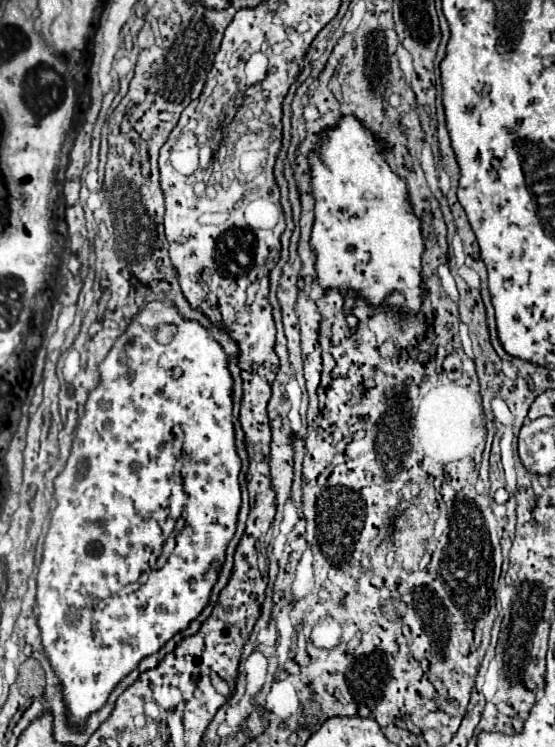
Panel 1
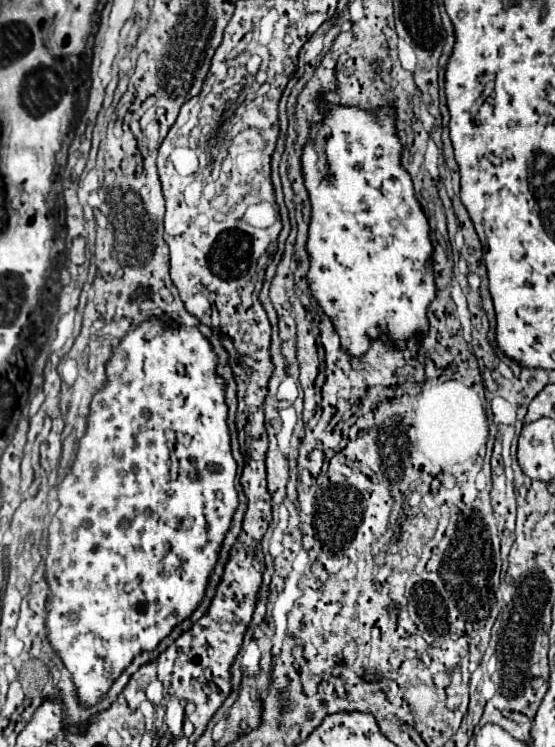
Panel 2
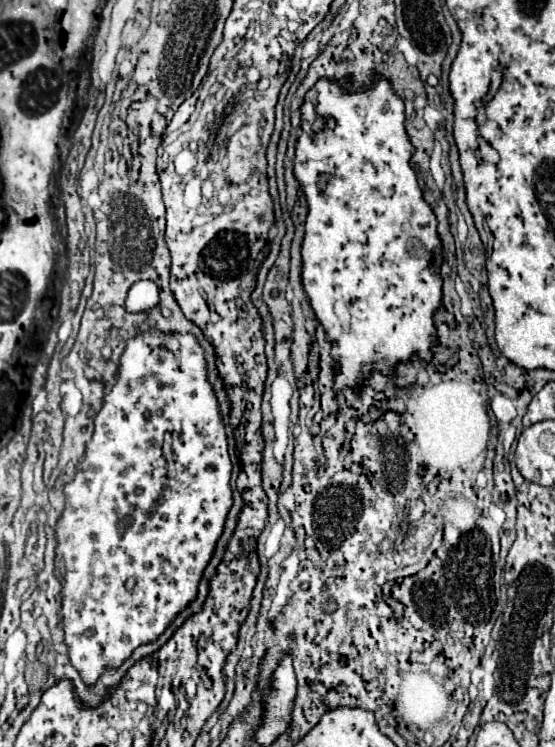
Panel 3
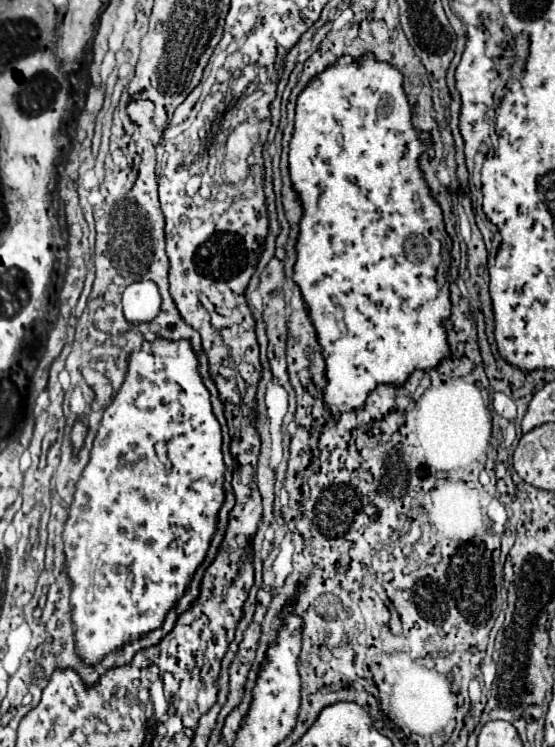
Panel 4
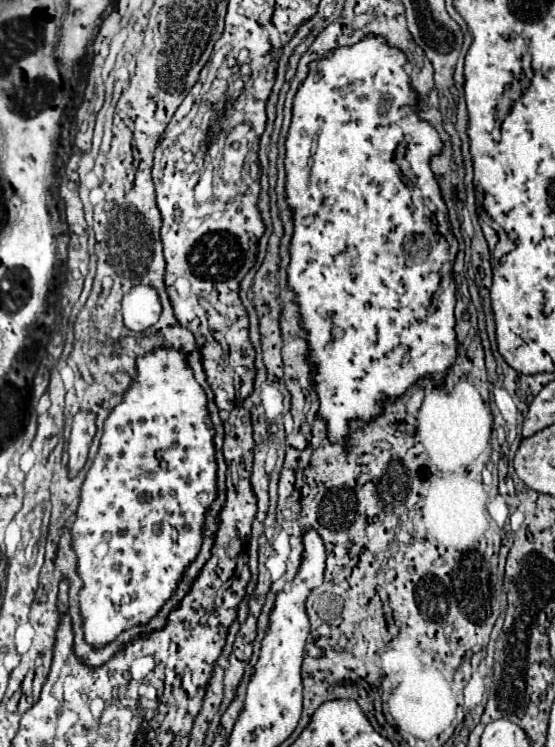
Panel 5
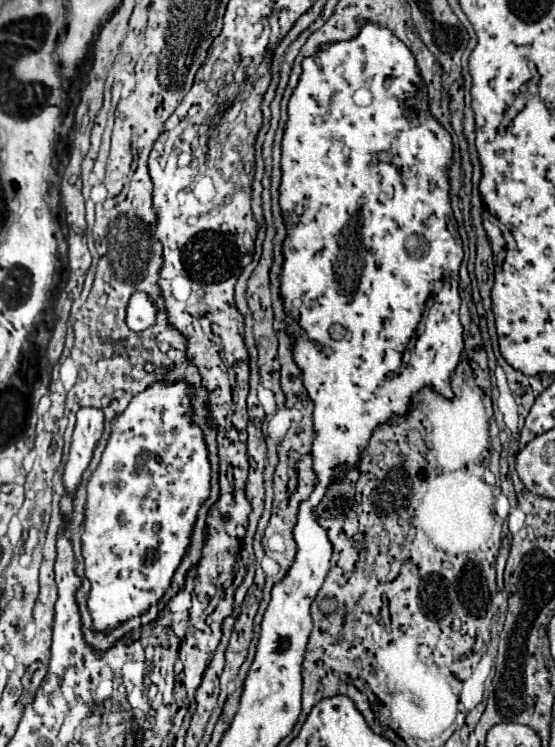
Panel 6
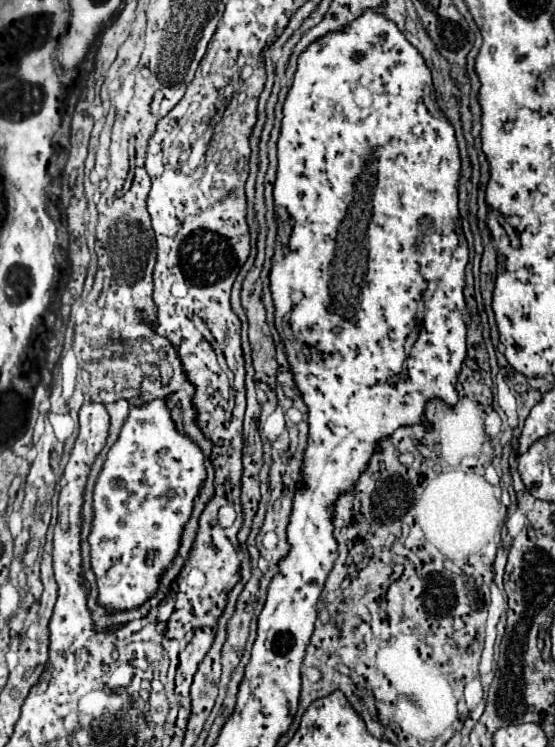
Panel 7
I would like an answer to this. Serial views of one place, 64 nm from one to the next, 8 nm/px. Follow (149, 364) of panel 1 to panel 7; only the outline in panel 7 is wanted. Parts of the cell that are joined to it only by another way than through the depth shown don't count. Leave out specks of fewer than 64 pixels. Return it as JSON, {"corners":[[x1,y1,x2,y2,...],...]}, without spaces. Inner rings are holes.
{"corners":[[154,400,142,408,132,406,120,438,110,448,106,464,94,486,94,522,88,540,92,546,92,570,100,588,100,604,128,610,140,606,156,592,158,576,166,572,178,552,184,524,190,518,194,498,198,496,198,488,204,478,206,470,202,450,186,434,176,432,166,400]]}

